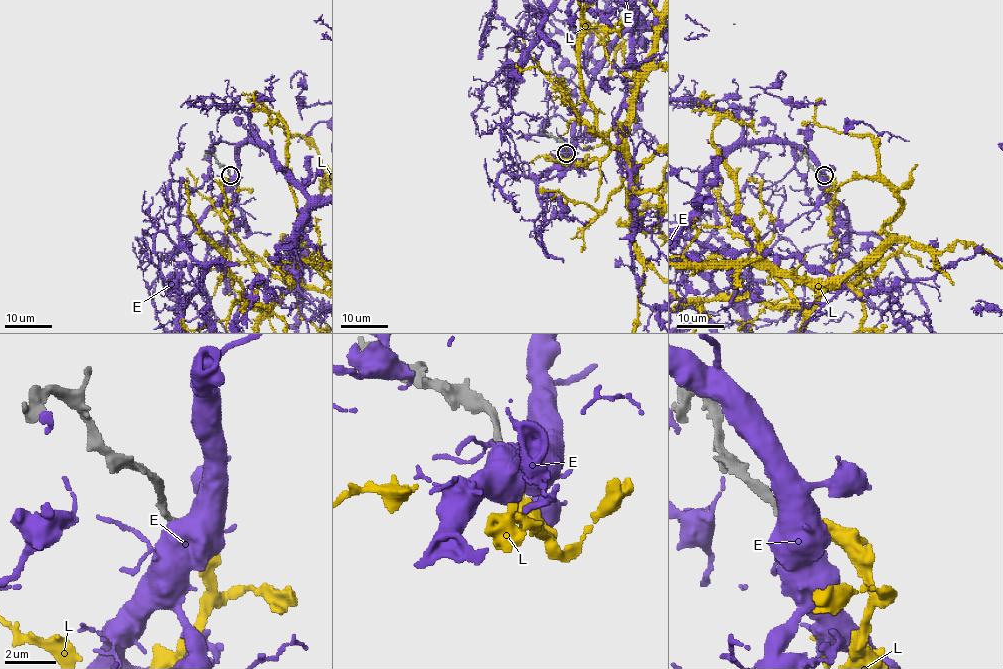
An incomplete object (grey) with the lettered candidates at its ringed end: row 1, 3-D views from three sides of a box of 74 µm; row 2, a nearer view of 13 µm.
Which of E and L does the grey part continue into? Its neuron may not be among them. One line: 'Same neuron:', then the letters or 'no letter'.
Same neuron: L

